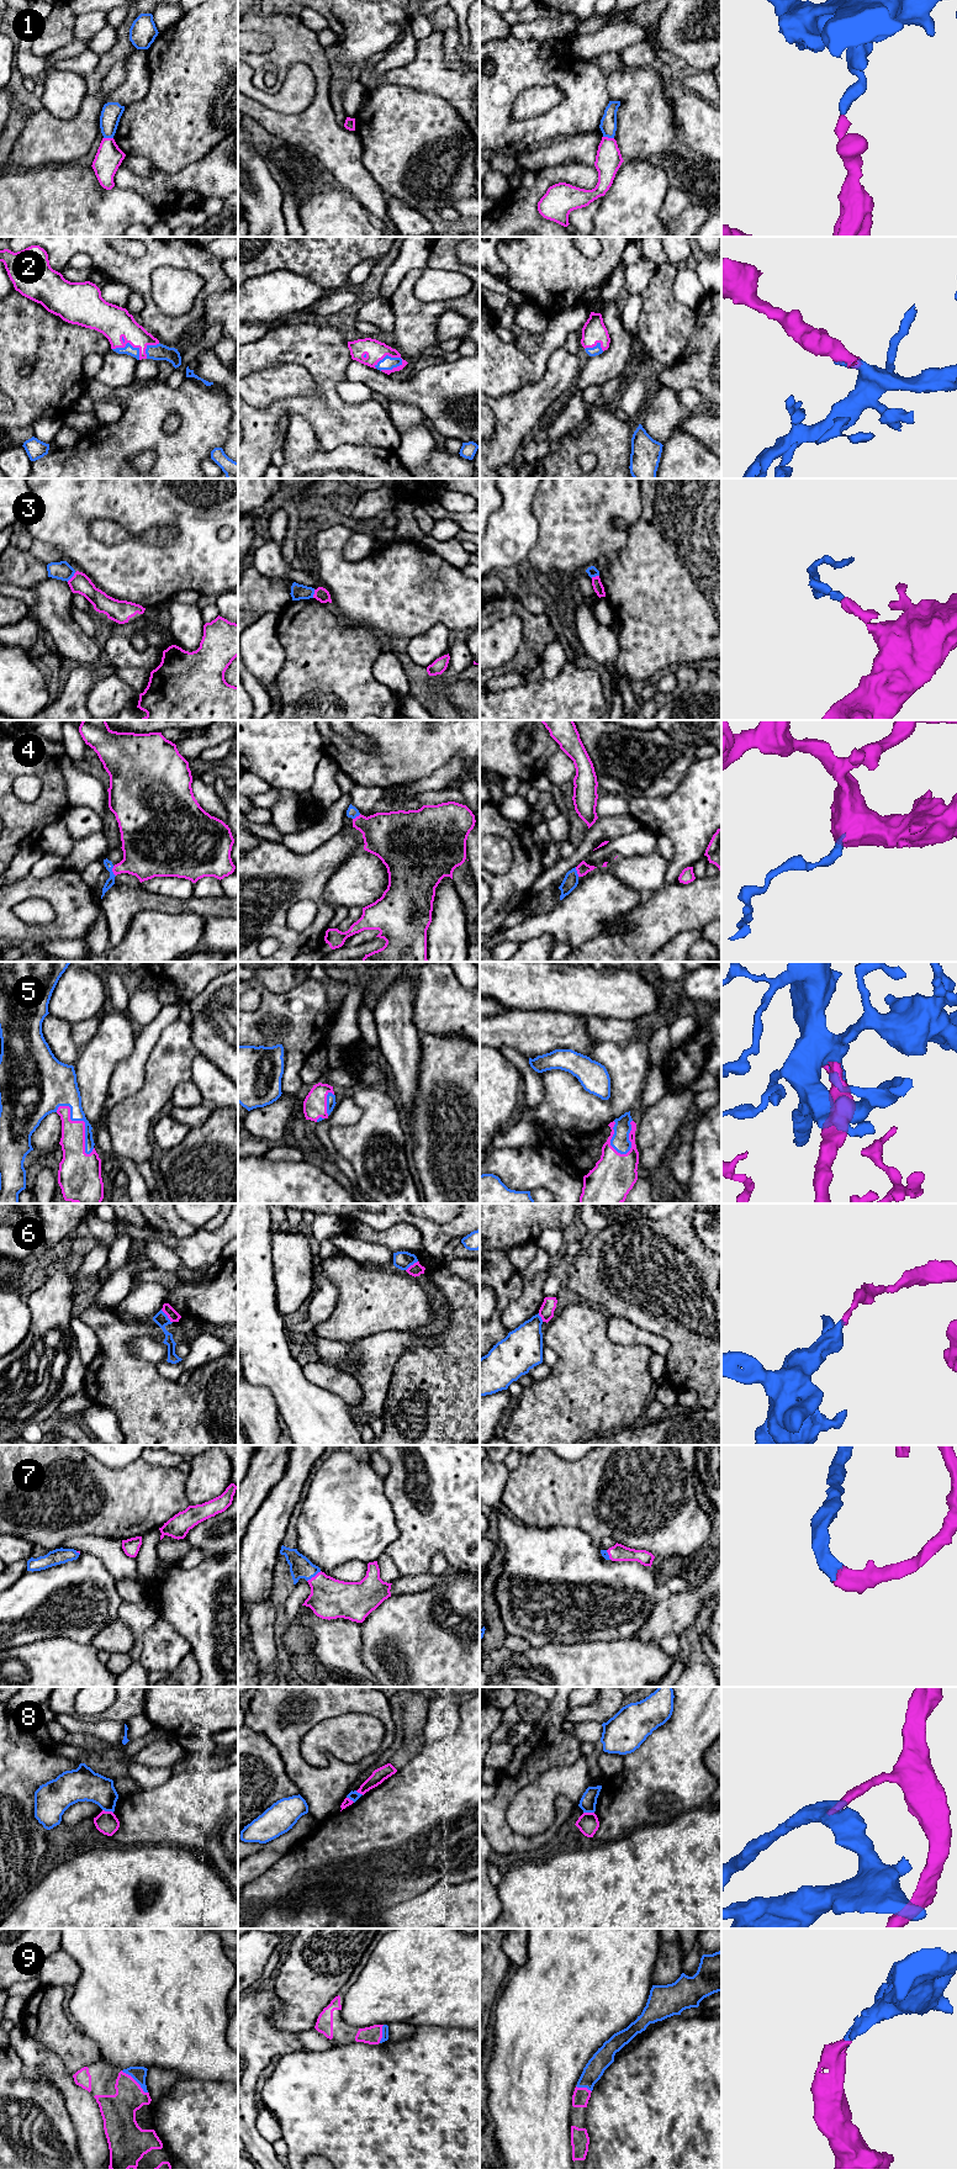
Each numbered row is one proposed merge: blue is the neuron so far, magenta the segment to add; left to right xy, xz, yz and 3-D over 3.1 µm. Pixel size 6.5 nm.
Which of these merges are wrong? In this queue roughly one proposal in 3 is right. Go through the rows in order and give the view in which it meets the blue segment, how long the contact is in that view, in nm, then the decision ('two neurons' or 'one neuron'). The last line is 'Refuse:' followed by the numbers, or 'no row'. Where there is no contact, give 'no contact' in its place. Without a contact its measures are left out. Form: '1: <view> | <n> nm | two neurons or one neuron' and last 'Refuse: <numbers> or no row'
1: yz | 70 nm | two neurons
2: xz | 200 nm | one neuron
3: xy | 90 nm | two neurons
4: xy | 70 nm | two neurons
5: xy | 380 nm | one neuron
6: xy | 120 nm | two neurons
7: xz | 120 nm | one neuron
8: xy | 80 nm | two neurons
9: xy | 220 nm | one neuron
Refuse: 1, 3, 4, 6, 8

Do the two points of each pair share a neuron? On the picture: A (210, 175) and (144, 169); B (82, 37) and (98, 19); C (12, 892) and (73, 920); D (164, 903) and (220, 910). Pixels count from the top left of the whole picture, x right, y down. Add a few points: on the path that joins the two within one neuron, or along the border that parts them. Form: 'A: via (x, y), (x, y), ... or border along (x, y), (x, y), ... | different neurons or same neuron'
A: border along (123, 164), (141, 175), (148, 175), (154, 168) | different neurons
B: via (84, 32), (93, 24) | same neuron
C: via (28, 890), (47, 890), (61, 904) | same neuron
D: via (178, 905), (206, 905) | same neuron

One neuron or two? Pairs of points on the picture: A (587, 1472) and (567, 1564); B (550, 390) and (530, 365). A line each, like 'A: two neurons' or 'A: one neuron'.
A: two neurons
B: two neurons

